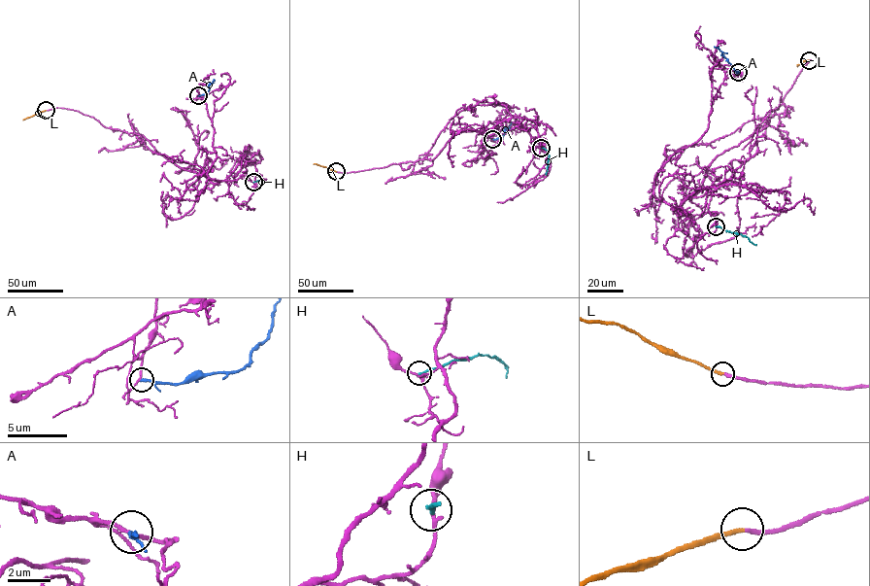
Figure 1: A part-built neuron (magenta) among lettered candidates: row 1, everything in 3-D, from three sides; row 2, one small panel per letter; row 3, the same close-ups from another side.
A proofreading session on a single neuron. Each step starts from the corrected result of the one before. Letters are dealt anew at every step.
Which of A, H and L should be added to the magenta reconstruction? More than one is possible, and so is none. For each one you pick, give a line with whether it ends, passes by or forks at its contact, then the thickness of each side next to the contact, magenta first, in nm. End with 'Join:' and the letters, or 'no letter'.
L: it ends; calibres 190 and 200 nm
Join: L

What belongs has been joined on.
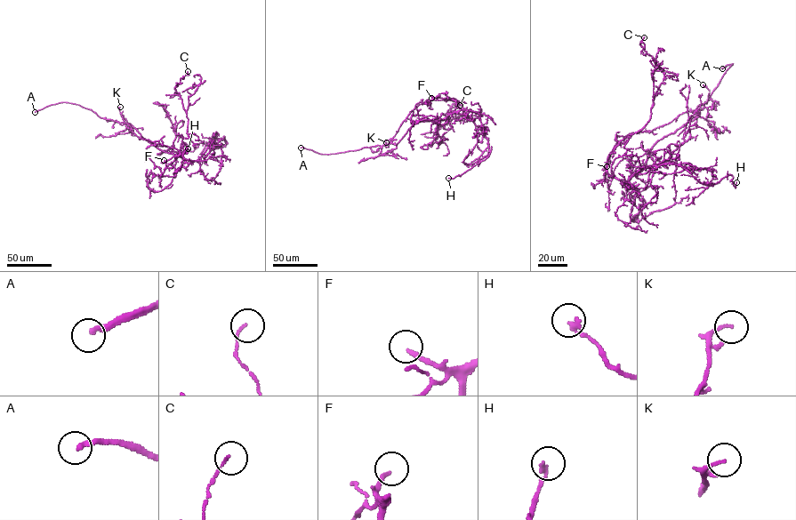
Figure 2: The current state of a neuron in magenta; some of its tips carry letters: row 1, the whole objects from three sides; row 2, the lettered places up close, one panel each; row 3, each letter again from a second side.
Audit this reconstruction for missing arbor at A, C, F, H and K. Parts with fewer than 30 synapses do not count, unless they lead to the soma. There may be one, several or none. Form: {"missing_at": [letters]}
{"missing_at": ["A", "F"]}

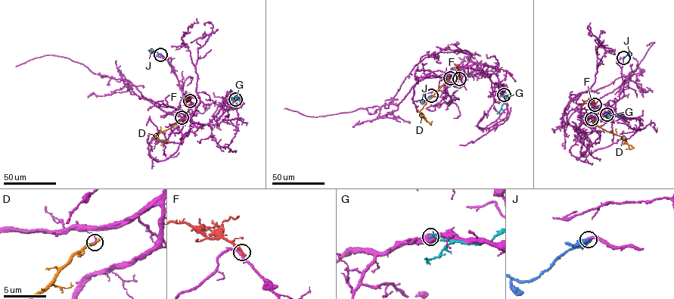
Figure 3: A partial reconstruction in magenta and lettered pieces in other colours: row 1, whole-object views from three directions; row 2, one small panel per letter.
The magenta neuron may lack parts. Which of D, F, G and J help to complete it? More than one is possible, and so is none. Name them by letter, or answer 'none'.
J

